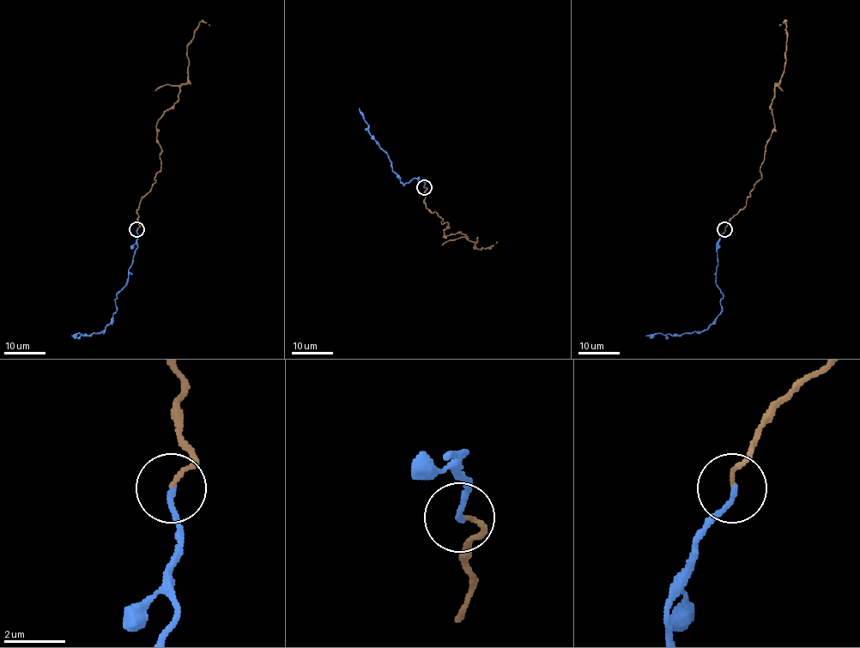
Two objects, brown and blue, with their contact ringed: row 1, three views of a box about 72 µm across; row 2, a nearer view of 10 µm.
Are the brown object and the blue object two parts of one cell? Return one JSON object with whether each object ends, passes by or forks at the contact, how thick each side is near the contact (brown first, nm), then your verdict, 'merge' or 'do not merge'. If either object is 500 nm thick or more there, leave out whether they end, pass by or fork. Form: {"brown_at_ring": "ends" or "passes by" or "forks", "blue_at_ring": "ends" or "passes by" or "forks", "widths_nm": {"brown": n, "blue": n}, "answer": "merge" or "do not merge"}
{"brown_at_ring": "ends", "blue_at_ring": "ends", "widths_nm": {"brown": 110, "blue": 160}, "answer": "merge"}

